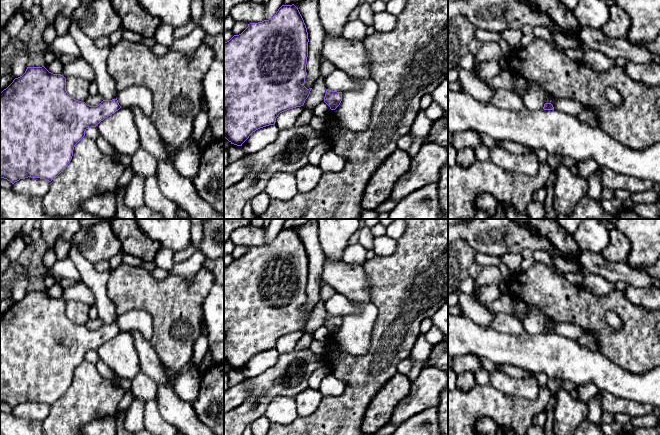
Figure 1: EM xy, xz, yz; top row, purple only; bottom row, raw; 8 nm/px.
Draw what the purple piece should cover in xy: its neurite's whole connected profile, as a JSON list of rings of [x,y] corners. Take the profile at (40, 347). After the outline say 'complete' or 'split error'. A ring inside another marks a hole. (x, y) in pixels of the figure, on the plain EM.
[[[44,290],[27,291],[25,297],[13,304],[13,306],[2,316],[0,316],[0,402],[7,403],[12,408],[20,403],[40,402],[49,406],[54,404],[70,387],[75,369],[85,360],[88,352],[96,351],[101,345],[118,335],[121,330],[117,322],[112,324],[103,324],[98,330],[89,330],[85,326],[72,322],[66,315],[66,302],[61,298],[53,298]]] | complete

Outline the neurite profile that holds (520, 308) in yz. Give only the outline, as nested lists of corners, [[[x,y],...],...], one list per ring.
[[[516,300],[513,302],[514,317],[523,321],[528,314],[528,304],[521,300]]]

